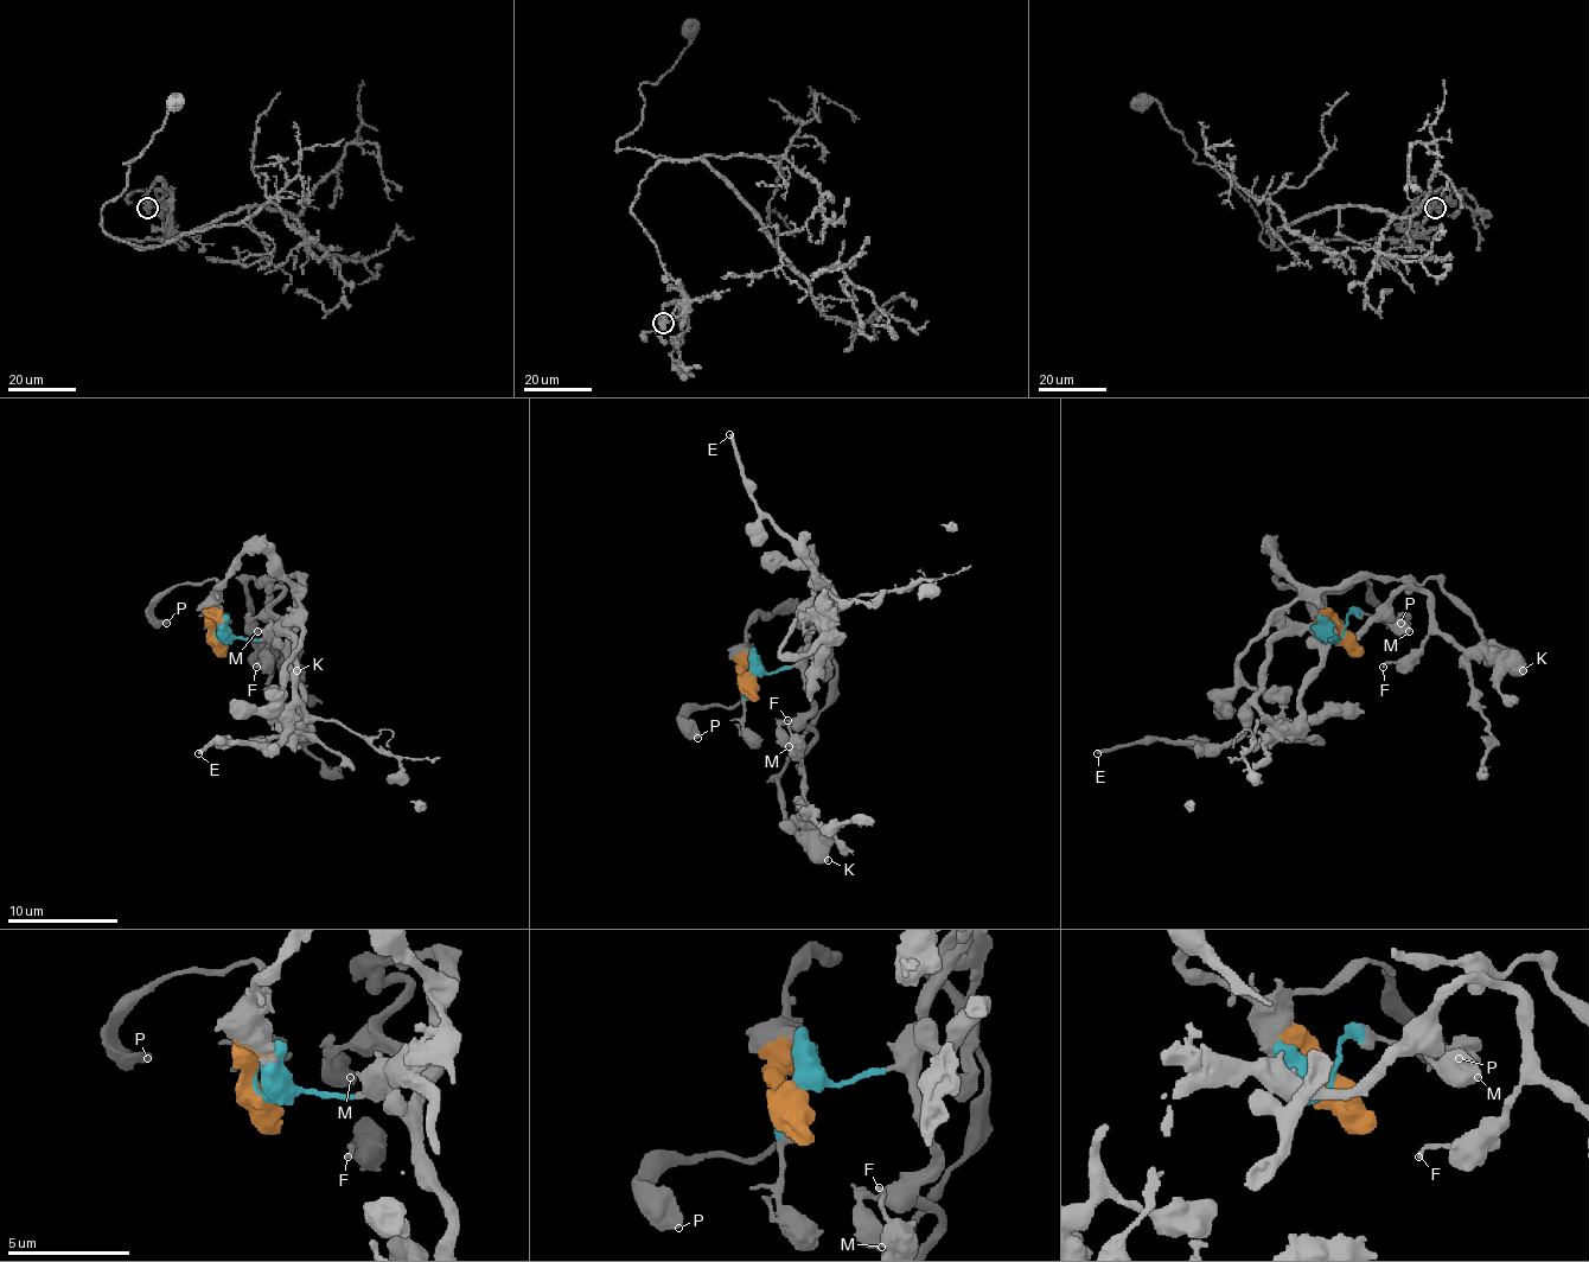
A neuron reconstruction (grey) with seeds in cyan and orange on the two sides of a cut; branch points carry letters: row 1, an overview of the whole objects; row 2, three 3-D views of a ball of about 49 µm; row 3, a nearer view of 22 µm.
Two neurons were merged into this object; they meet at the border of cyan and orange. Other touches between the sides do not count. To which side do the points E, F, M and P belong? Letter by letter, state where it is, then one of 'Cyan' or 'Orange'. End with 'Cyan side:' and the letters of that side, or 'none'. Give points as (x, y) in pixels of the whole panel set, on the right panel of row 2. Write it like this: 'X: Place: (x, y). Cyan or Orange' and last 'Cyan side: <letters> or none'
E: Place: (1097, 753). Cyan
F: Place: (1383, 667). Cyan
M: Place: (1409, 631). Cyan
P: Place: (1401, 623). Orange
Cyan side: E, F, M

